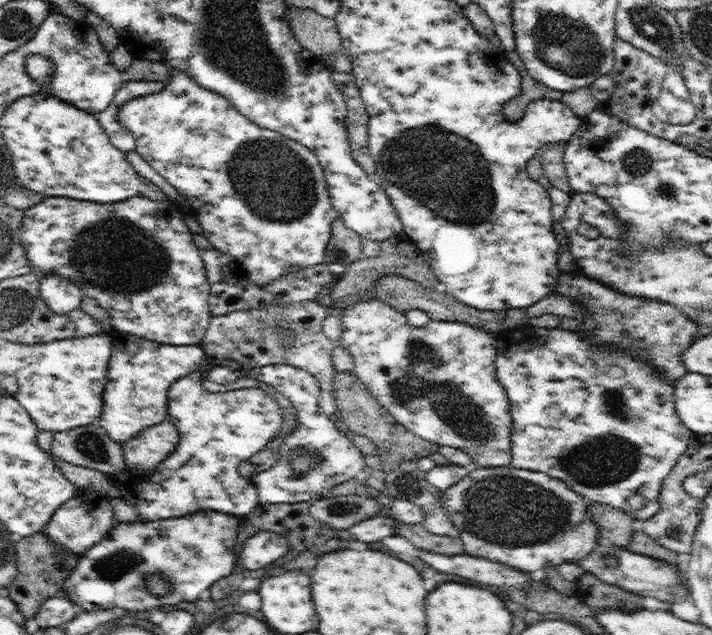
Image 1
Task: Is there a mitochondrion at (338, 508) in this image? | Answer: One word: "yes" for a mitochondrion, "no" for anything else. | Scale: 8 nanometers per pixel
yes

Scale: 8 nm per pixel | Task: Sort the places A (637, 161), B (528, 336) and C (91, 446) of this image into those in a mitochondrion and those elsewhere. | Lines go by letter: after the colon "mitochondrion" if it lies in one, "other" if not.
A: mitochondrion
B: other
C: mitochondrion

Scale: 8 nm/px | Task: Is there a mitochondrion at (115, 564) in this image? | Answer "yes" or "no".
yes

